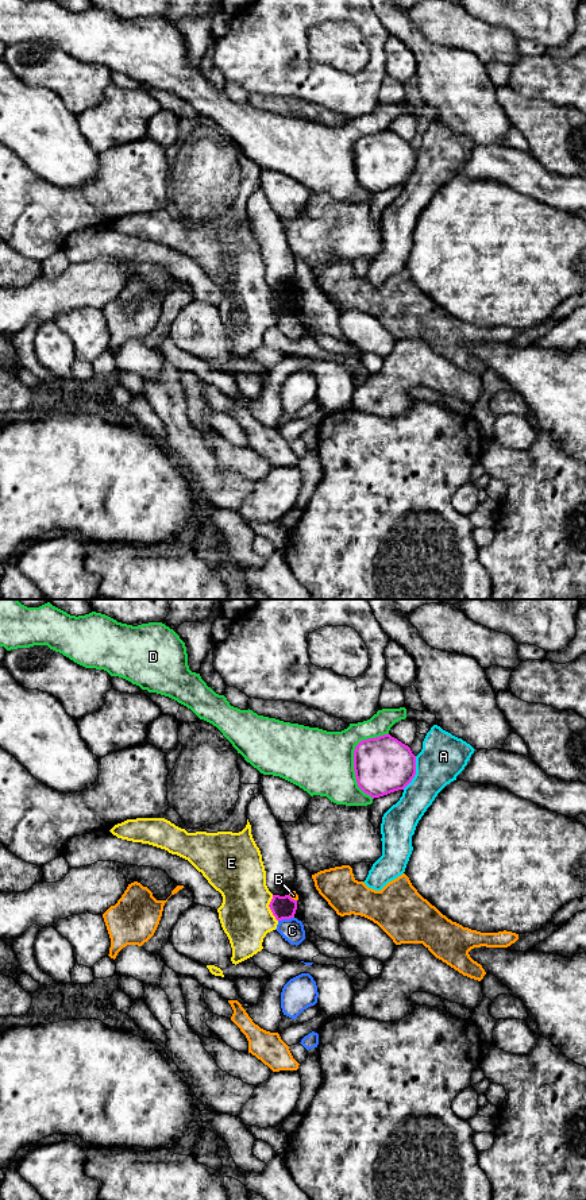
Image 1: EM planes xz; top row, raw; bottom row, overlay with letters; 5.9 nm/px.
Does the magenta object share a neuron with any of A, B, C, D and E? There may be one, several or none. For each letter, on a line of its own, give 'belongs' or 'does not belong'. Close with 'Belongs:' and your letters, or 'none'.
A: does not belong
B: does not belong
C: does not belong
D: does not belong
E: does not belong
Belongs: none

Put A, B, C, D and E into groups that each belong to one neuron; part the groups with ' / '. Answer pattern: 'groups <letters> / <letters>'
groups A / B / C / D / E

